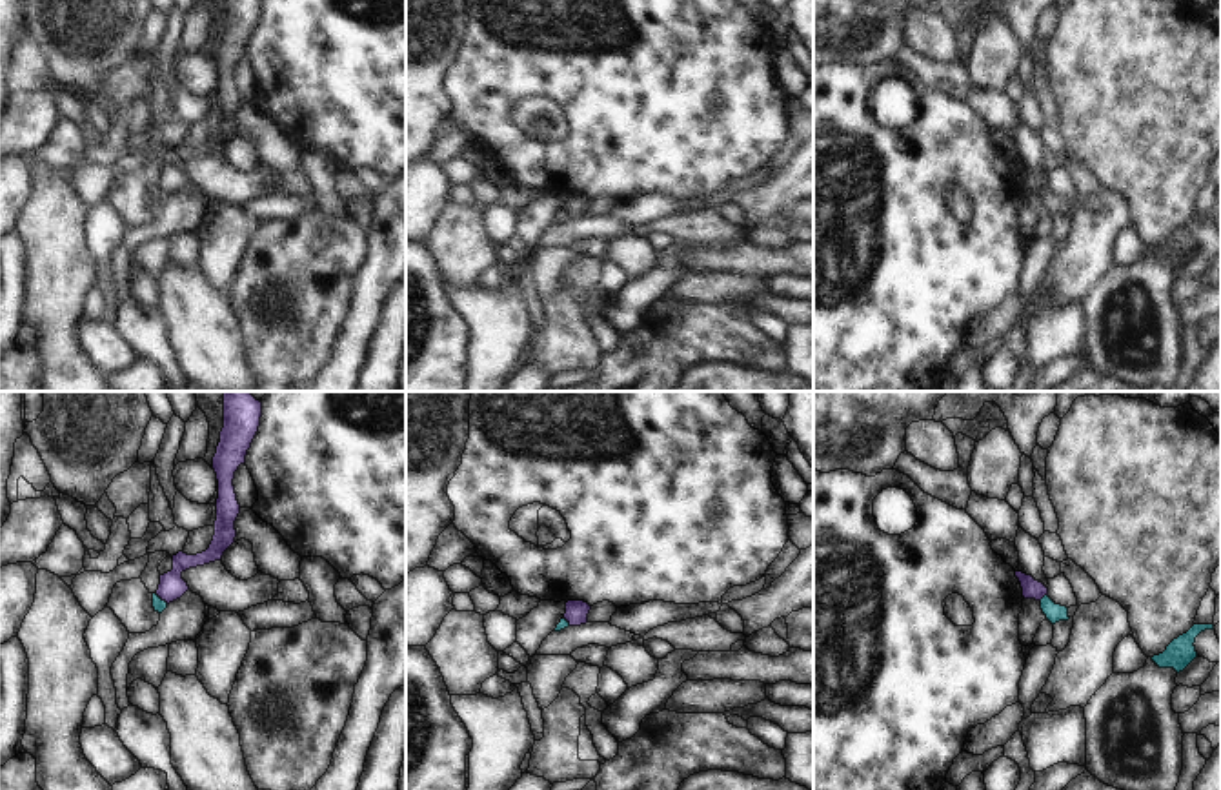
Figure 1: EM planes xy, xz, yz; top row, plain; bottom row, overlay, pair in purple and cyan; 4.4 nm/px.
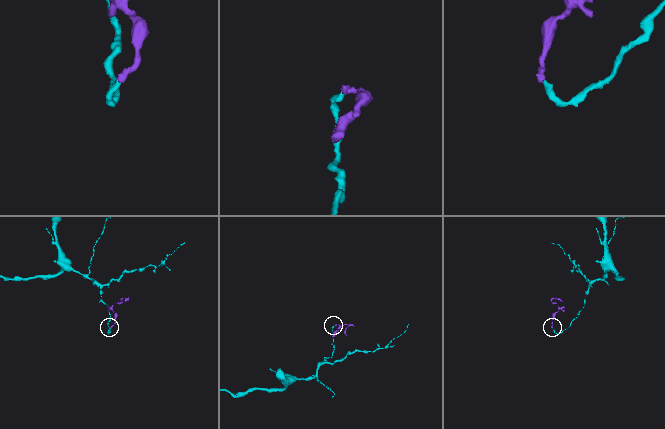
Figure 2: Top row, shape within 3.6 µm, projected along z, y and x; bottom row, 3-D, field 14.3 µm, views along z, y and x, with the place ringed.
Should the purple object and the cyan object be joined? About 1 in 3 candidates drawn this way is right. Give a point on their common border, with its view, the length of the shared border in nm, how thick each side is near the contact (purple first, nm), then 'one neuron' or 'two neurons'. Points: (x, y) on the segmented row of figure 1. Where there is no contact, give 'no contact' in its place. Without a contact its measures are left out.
yz (1043, 596) | 50 nm | 90/80 nm | two neurons

